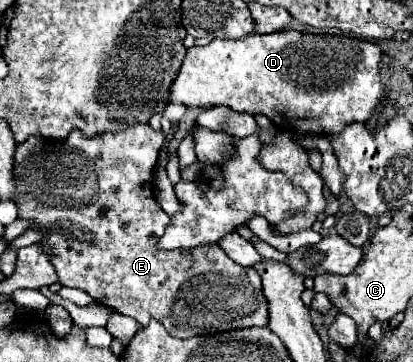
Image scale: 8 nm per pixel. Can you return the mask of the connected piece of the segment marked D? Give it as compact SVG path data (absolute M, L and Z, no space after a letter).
M283 30L273 34L255 34L247 40L213 40L207 46L193 46L169 88L169 102L187 108L227 106L235 112L265 114L275 126L301 130L305 134L337 134L345 124L367 122L375 106L383 98L379 82L381 50L377 44L349 38L341 34L303 34L297 30Z

